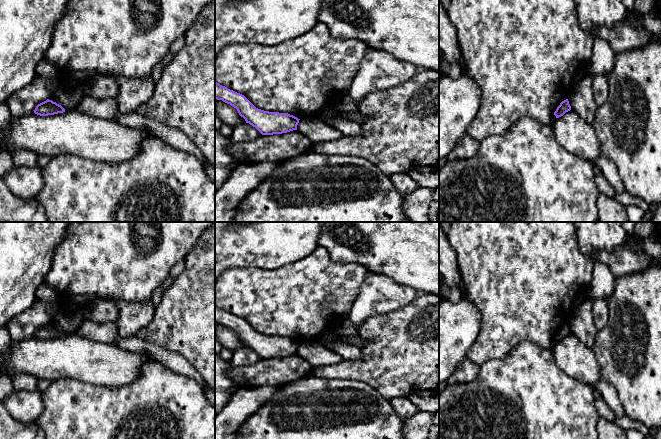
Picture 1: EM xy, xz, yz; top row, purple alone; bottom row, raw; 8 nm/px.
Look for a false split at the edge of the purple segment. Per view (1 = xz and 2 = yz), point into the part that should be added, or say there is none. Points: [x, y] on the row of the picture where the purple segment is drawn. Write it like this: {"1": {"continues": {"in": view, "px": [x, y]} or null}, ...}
{"1": {"continues": null}, "2": {"continues": null}}

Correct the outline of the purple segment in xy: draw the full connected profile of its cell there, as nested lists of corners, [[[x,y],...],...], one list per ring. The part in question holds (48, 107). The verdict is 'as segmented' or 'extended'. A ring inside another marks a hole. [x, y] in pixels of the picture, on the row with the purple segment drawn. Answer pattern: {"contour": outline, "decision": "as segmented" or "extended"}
{"contour": [[[49,99],[38,104],[34,110],[34,113],[40,116],[54,115],[63,112],[65,112],[65,109],[61,105]]], "decision": "as segmented"}

